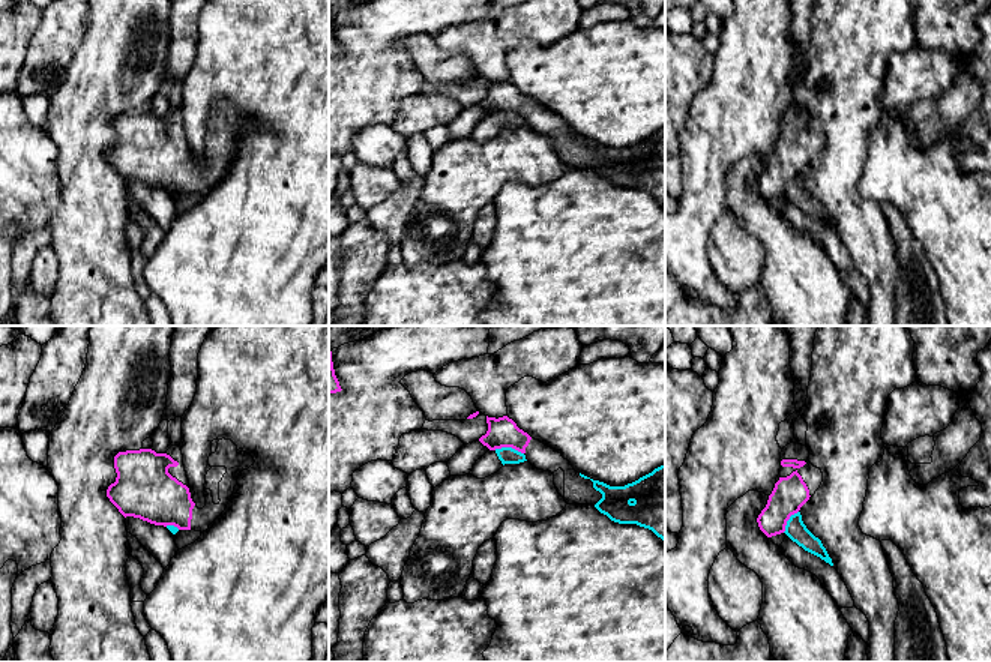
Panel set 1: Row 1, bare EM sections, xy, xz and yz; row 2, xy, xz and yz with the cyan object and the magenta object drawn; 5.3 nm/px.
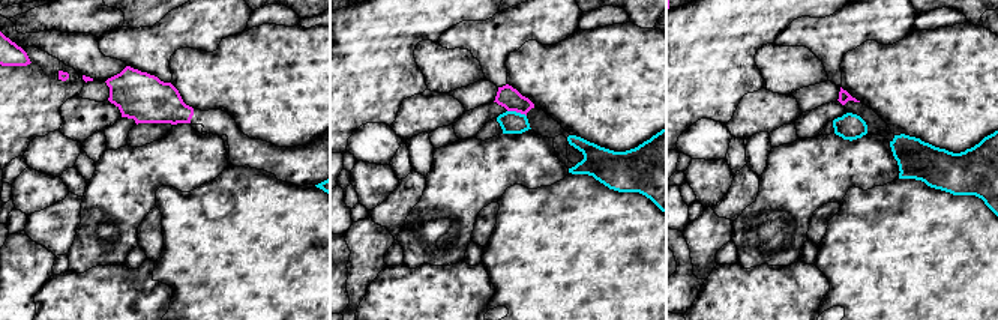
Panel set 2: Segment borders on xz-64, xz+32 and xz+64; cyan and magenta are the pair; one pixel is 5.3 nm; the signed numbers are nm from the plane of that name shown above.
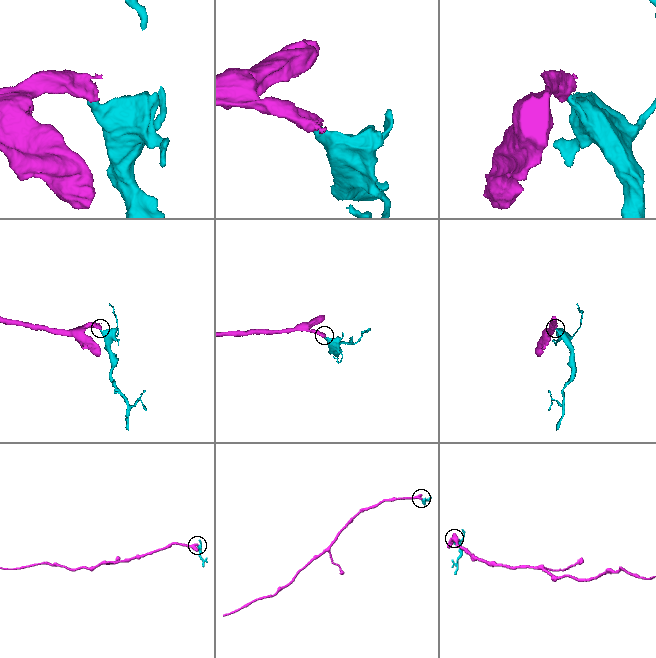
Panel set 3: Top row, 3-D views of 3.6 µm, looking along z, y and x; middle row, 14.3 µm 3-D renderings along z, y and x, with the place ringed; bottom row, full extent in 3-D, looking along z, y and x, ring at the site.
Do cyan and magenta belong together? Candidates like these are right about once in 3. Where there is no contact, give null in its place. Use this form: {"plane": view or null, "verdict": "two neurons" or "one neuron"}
{"plane": "xz", "verdict": "two neurons"}

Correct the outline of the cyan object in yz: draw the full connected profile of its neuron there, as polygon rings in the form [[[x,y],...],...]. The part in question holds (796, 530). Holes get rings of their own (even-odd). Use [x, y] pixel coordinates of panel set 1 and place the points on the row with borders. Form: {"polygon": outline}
{"polygon": [[[800,512],[790,516],[784,533],[805,551],[820,557],[821,560],[833,566],[832,558],[829,557],[821,540],[815,537],[803,524]]]}

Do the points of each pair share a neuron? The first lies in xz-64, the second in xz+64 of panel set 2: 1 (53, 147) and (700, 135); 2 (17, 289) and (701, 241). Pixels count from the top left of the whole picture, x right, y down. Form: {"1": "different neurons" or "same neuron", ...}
{"1": "same neuron", "2": "same neuron"}

